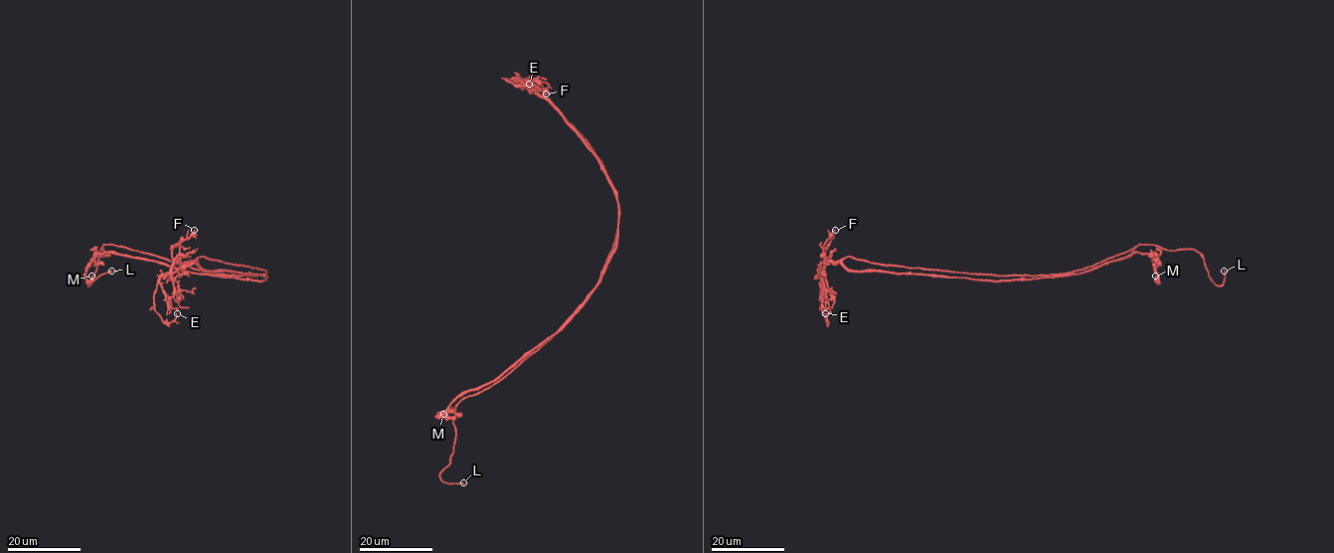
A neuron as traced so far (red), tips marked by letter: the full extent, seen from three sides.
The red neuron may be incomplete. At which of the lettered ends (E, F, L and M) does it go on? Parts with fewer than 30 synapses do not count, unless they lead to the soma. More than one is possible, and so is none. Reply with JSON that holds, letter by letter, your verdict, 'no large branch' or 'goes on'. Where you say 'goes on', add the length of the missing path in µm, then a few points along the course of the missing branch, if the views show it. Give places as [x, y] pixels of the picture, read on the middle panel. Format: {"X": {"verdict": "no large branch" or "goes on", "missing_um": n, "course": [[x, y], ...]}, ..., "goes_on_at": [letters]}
{"E": {"verdict": "no large branch"}, "F": {"verdict": "no large branch"}, "L": {"verdict": "goes on", "missing_um": 5}, "M": {"verdict": "no large branch"}, "goes_on_at": ["L"]}

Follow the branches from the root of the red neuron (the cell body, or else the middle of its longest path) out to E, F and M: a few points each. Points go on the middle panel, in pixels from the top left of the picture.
E: (598, 279), (618, 225), (615, 189), (583, 135), (524, 83), (506, 79), (515, 86), (529, 84)
F: (598, 279), (615, 240), (616, 191), (588, 143), (546, 99), (523, 83), (533, 83), (546, 93)
M: (598, 279), (560, 329), (493, 380), (463, 391), (437, 416), (443, 414)

